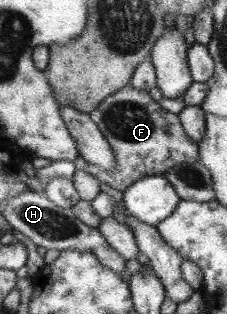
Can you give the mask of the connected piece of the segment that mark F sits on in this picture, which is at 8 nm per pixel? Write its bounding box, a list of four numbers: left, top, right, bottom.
[84,84,198,192]

